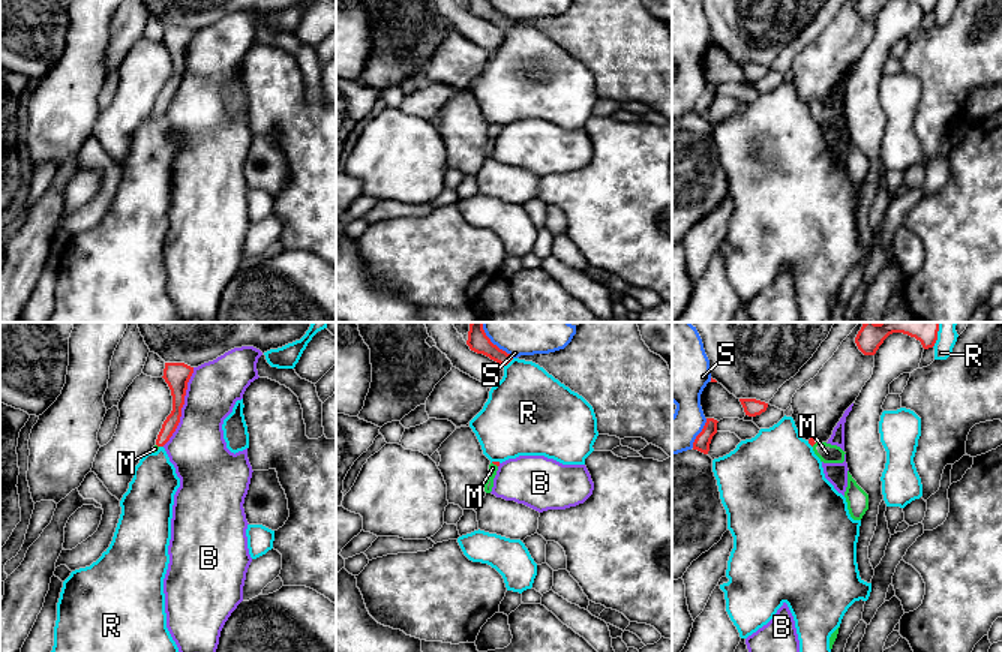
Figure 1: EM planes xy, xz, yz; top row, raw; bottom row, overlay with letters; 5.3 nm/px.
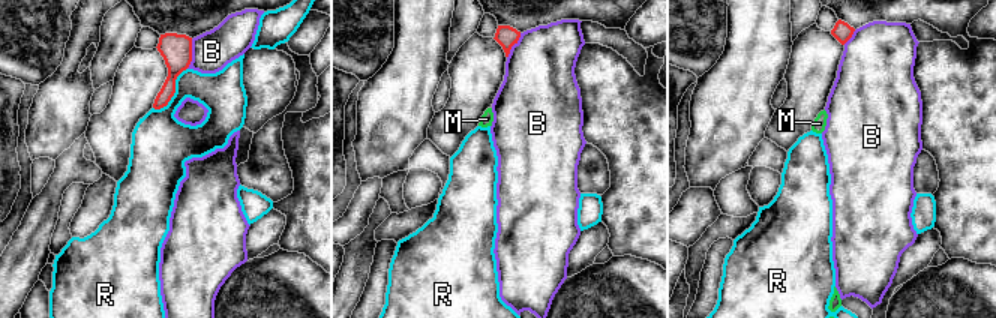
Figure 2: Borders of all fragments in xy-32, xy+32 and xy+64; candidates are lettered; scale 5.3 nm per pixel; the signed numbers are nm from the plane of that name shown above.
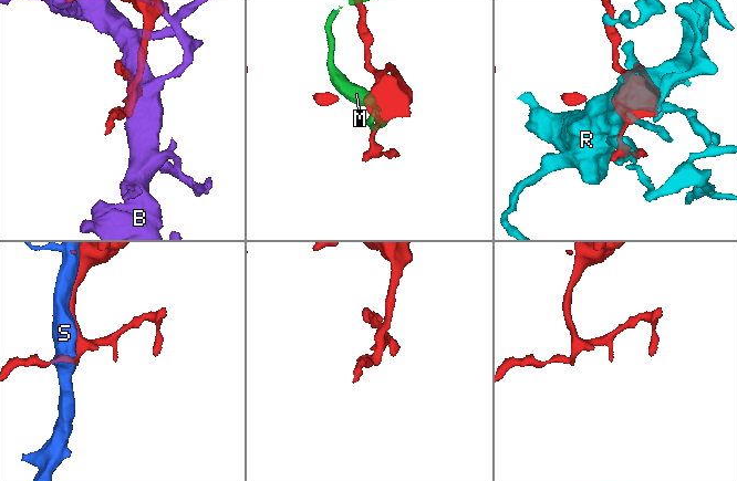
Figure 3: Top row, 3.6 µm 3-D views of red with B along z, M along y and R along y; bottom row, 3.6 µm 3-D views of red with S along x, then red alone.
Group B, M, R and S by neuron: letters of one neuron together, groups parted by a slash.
B / M / R / S

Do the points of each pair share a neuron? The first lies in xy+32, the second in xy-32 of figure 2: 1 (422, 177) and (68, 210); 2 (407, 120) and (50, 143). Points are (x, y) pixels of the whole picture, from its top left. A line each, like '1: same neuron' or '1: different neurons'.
1: same neuron
2: same neuron

